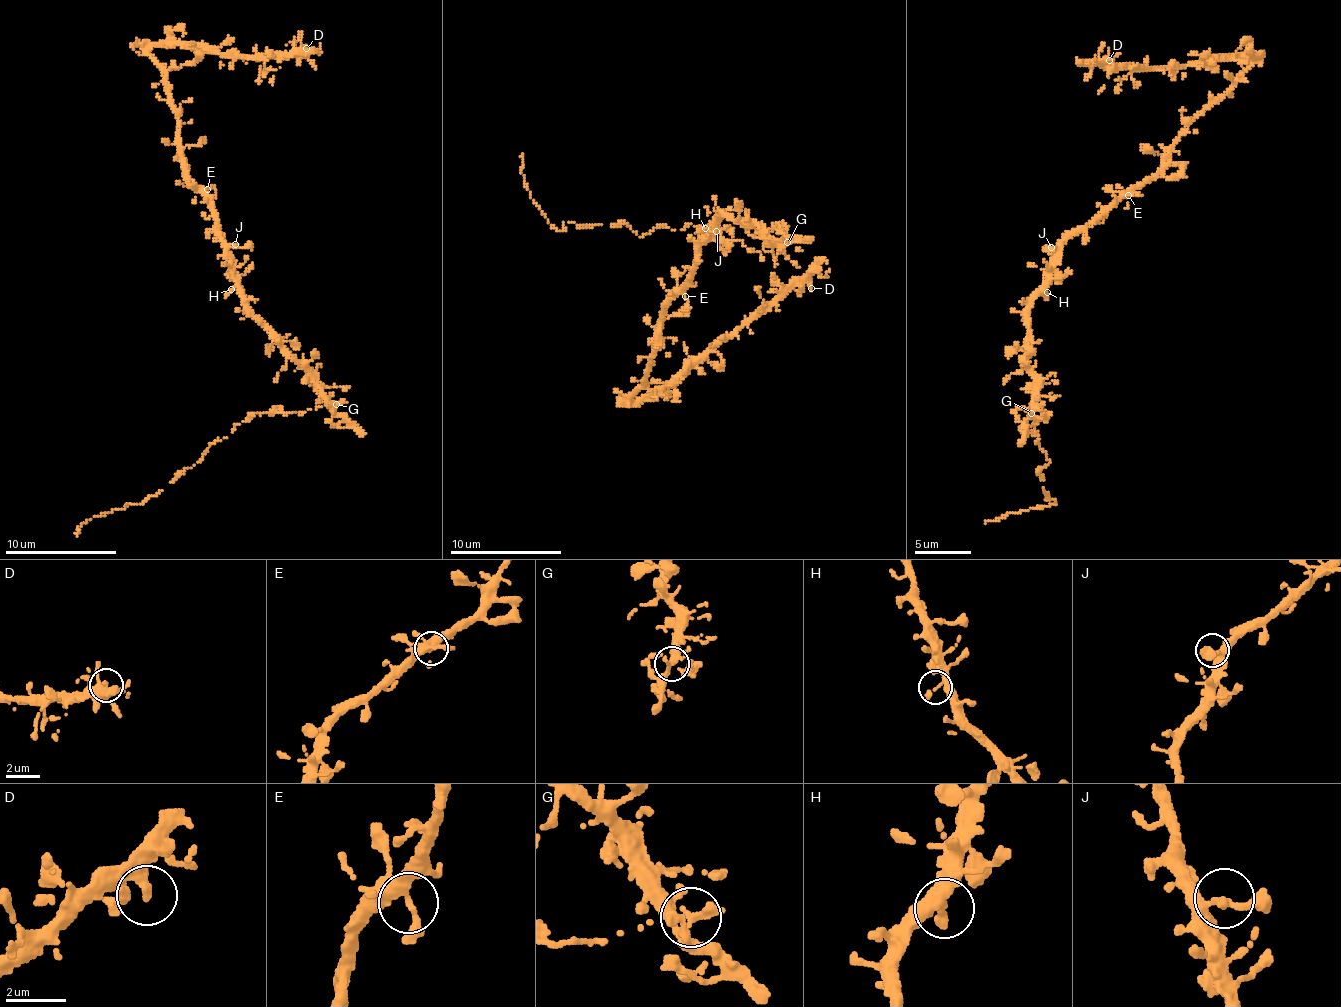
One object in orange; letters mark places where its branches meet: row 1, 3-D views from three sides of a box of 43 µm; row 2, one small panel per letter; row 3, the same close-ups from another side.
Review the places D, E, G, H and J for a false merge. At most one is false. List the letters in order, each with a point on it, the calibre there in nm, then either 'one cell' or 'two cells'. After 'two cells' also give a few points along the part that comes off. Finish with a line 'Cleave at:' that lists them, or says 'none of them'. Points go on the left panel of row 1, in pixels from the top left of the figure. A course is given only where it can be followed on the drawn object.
D: at (306, 48); 280 nm thick; one cell
E: at (207, 189); 240 nm thick; one cell
G: at (336, 404); 280 nm thick; two cells; foreign part runs (336, 405), (328, 401), (305, 412), (249, 416), (162, 490), (140, 504), (91, 519), (77, 527), (77, 536)
H: at (231, 289); 280 nm thick; one cell
J: at (235, 244); 300 nm thick; one cell
Cleave at: G

